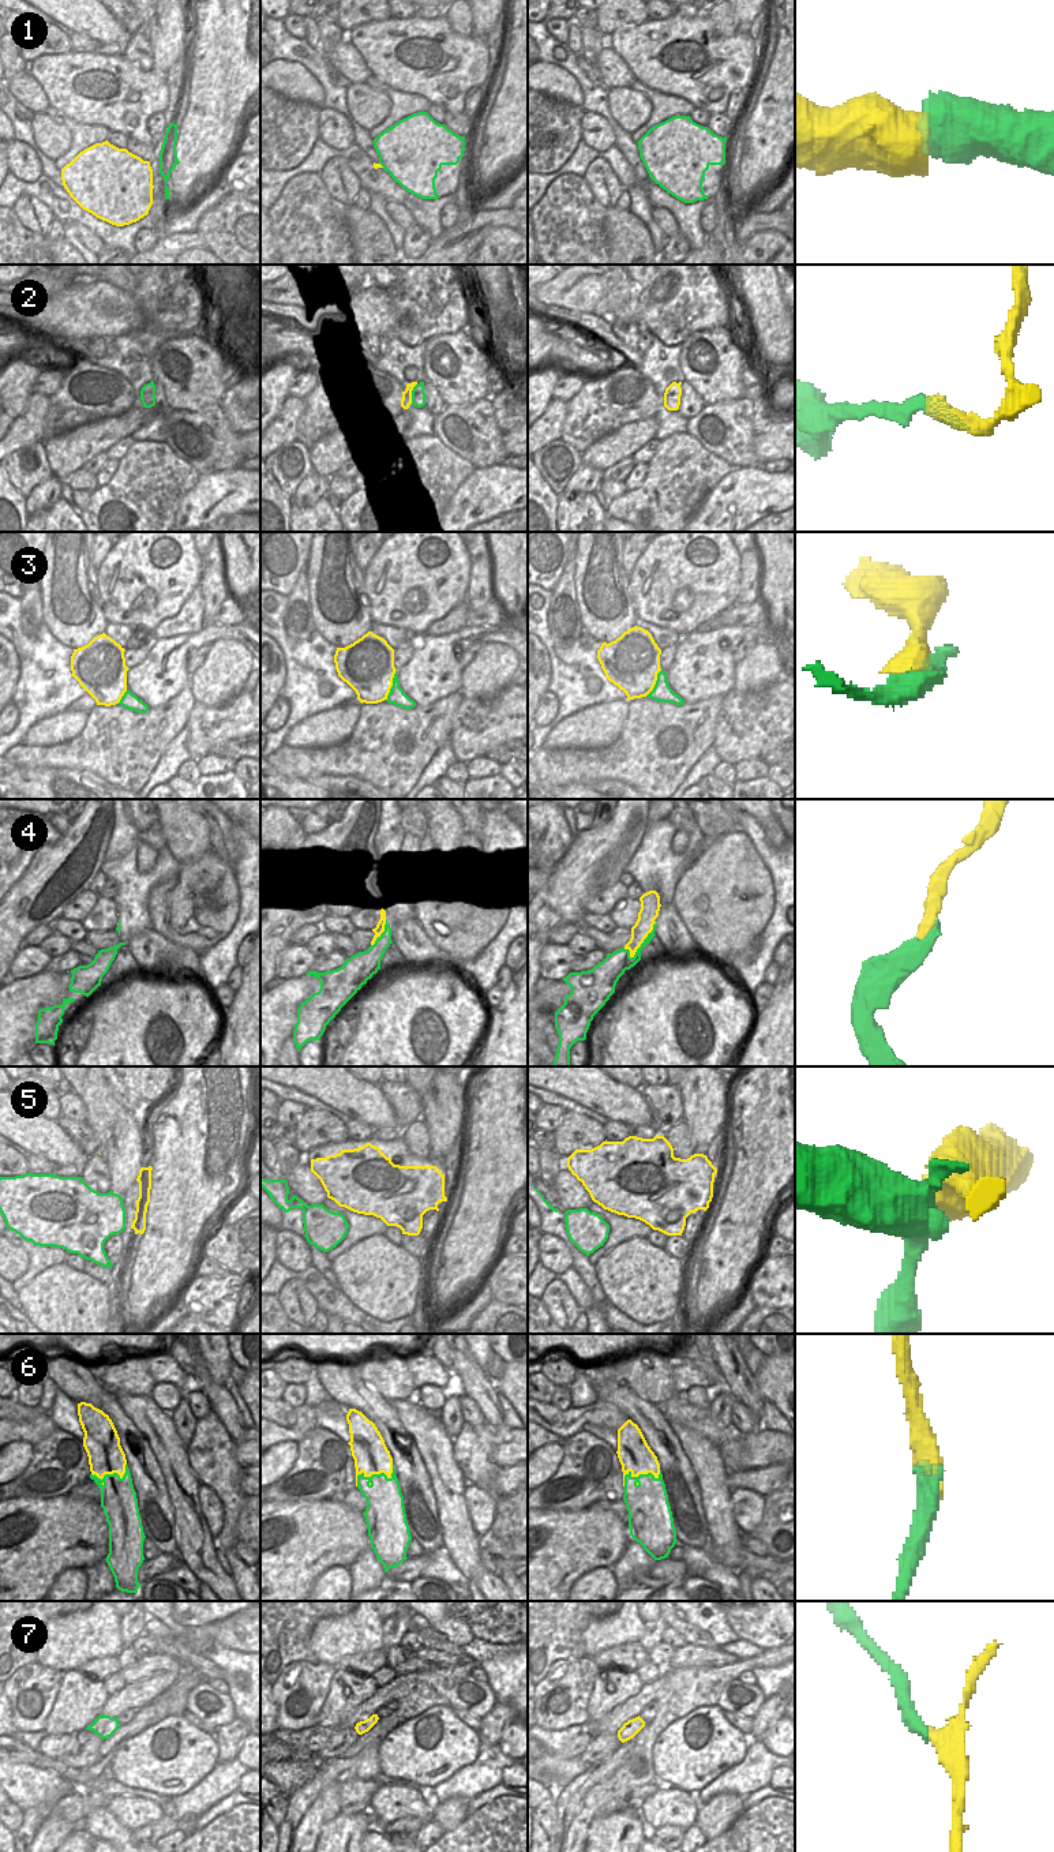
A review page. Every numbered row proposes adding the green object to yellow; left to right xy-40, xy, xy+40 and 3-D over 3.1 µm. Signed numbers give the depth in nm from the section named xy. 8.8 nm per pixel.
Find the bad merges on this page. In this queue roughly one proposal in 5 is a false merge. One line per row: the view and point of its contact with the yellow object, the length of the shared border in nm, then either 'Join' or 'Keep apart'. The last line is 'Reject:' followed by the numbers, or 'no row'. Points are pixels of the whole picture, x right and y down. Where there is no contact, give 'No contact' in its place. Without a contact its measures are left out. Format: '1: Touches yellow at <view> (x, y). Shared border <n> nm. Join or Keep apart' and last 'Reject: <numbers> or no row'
1: Touches yellow at xy (381, 165). Shared border 60 nm. Join
2: Touches yellow at xy (411, 393). Shared border 190 nm. Join
3: Touches yellow at xy (392, 685). Shared border 260 nm. Join
4: Touches yellow at xy+40 (644, 938). Shared border 400 nm. Join
5: No contact. Join
6: Touches yellow at xy (374, 1473). Shared border 380 nm. Join
7: No contact. Join
Reject: no row.

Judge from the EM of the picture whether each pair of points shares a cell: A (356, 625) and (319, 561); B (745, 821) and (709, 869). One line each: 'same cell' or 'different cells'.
A: same cell
B: different cells

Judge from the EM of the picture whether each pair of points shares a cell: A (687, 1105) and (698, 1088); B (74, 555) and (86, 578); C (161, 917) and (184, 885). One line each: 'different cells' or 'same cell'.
A: same cell
B: same cell
C: same cell

